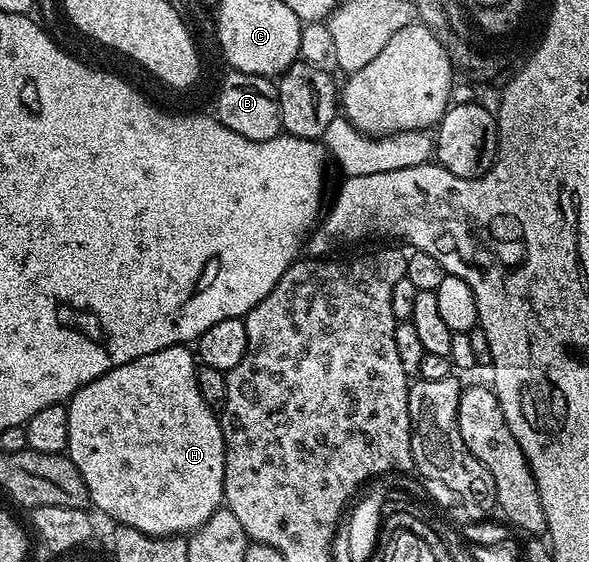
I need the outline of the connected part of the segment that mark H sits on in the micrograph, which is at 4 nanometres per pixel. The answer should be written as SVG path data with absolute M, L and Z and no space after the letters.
M176 344L167 346L163 350L155 350L155 354L143 354L143 358L135 358L83 386L69 401L69 447L67 455L71 462L83 474L83 482L87 482L87 490L92 507L98 508L105 516L117 520L118 525L126 528L134 528L148 536L179 536L194 532L216 508L222 507L225 494L225 439L221 429L221 421L218 413L203 402L203 394L199 394L199 382L197 381L198 361L194 353L186 345Z

